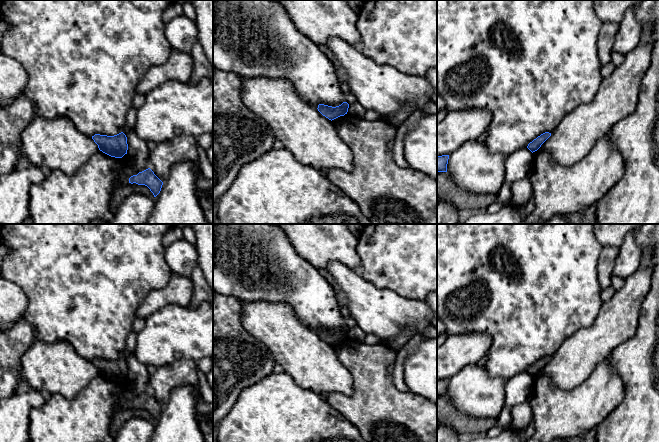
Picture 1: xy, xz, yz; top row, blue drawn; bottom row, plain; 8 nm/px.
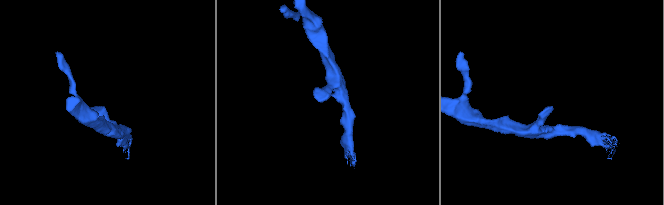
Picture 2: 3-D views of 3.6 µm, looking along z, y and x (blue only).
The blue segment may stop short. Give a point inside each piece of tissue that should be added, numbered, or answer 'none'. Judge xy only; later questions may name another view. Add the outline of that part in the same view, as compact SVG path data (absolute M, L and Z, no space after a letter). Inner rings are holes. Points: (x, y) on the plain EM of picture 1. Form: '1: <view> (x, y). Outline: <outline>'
none

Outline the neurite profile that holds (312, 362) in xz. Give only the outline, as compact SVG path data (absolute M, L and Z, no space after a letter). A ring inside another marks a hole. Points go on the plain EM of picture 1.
M257 301L242 304L242 324L259 339L272 353L277 364L289 374L301 388L320 395L338 392L351 396L353 377L340 362L332 345L323 340L317 332L304 325L288 303Z

